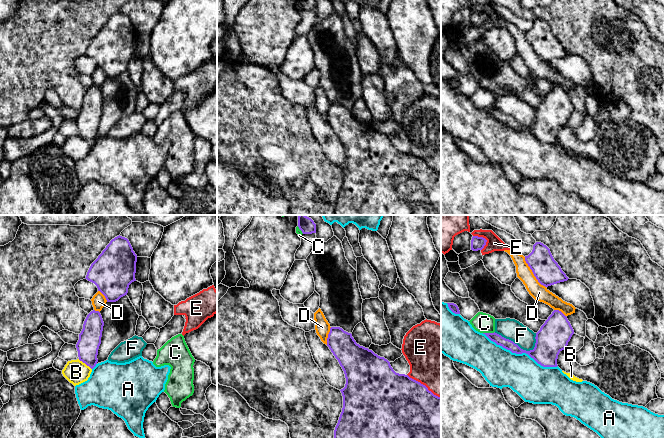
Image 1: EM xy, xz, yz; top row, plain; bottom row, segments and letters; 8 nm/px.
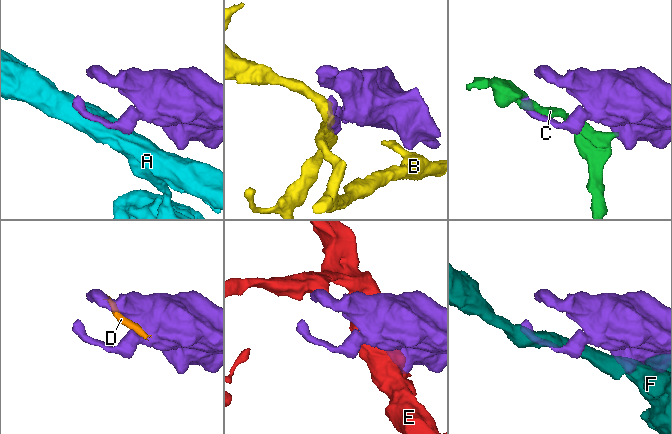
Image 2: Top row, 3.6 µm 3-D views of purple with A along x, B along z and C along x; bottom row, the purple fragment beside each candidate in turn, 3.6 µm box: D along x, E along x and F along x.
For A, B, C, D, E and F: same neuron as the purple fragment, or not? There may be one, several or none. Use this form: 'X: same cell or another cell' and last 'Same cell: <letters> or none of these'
A: another cell
B: another cell
C: another cell
D: another cell
E: another cell
F: another cell
Same cell: none of these

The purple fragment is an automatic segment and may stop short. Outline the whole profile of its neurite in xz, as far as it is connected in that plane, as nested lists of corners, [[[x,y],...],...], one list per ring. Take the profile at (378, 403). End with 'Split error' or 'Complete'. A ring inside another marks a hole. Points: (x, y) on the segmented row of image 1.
[[[340,327],[330,328],[327,346],[346,378],[345,387],[340,390],[343,408],[334,430],[334,439],[441,439],[441,397],[408,375],[396,373],[387,359],[357,344],[352,334]]]. Complete

